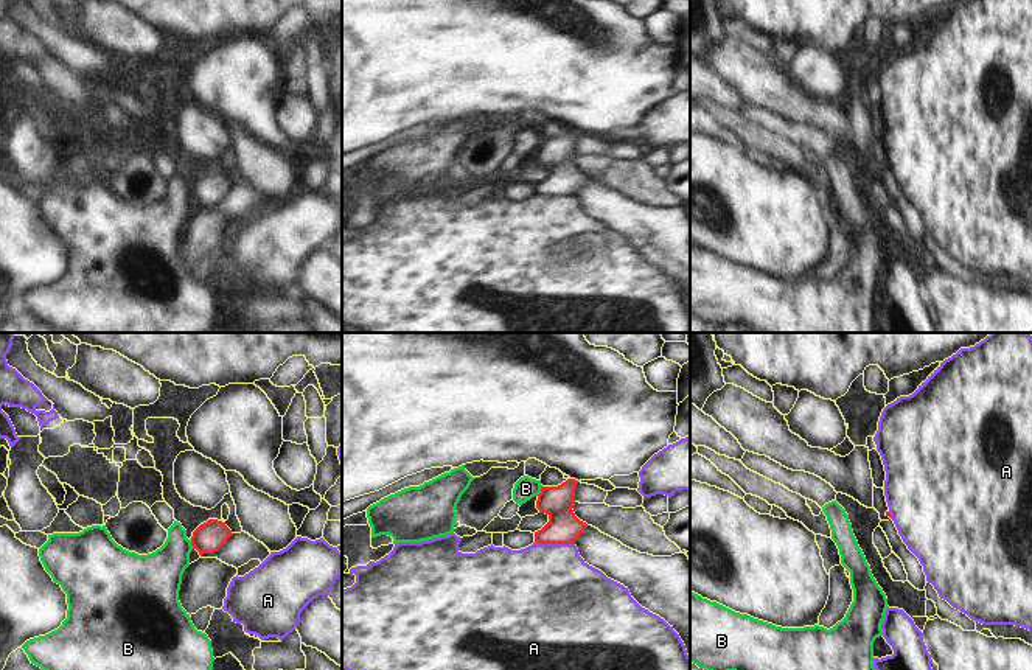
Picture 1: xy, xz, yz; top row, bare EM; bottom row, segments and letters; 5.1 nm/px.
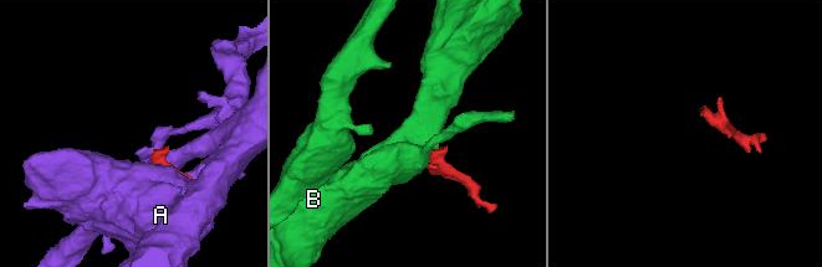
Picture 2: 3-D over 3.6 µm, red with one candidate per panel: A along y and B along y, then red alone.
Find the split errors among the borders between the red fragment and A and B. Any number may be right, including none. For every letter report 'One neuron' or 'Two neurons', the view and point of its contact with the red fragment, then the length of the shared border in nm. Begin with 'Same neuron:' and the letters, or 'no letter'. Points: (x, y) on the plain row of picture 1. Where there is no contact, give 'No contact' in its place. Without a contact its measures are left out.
Same neuron: no letter
A: Two neurons. Touches red at xz (555, 195). Shared border 200 nm
B: Two neurons. Touches red at xz (541, 142). Shared border 60 nm

